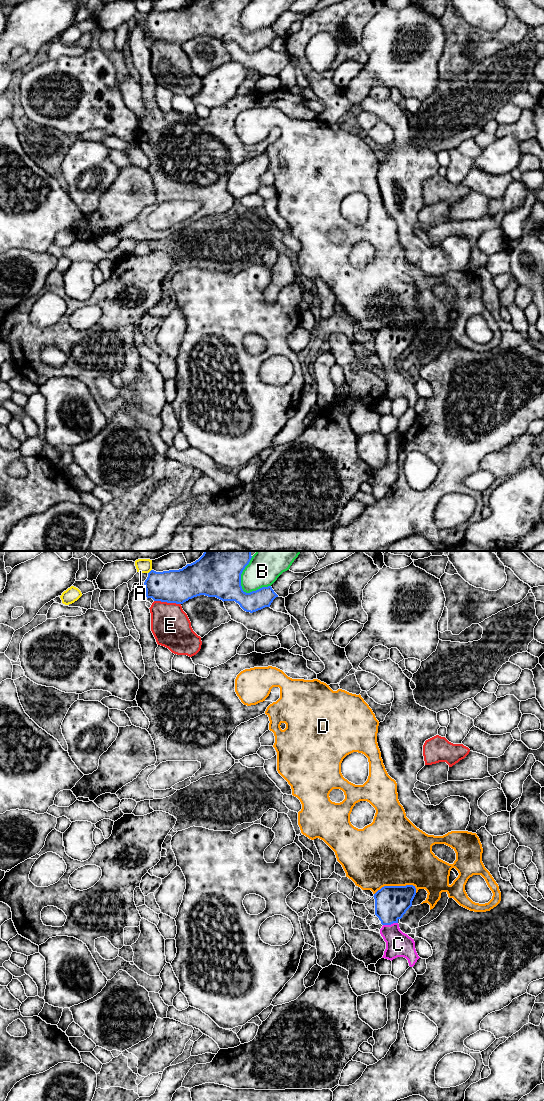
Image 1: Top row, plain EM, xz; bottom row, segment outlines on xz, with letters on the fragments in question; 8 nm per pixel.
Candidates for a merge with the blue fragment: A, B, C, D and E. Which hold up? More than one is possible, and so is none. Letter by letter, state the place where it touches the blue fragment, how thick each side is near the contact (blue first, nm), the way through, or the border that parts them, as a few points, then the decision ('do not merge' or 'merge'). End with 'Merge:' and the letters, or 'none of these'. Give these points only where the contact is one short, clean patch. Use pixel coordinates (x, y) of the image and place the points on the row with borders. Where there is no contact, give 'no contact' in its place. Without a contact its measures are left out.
A: meets blue in xz at (150, 571); 280 nm thick on the blue side, 110 nm on the other; do not merge
B: meets blue in xz at (240, 575); 380 nm thick on the blue side, 280 nm on the other; do not merge
C: meets blue in xz at (390, 924); 280 nm thick on the blue side, 200 nm on the other; runs through xz (391, 902), (390, 924), (390, 932), (398, 944); merge
D: meets blue in xz at (395, 886); 280 nm thick on the blue side, 500 nm on the other; do not merge
E: meets blue in xz at (167, 602); 280 nm thick on the blue side, 320 nm on the other; do not merge
Merge: C

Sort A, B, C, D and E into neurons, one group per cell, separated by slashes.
A / B / C / D / E

